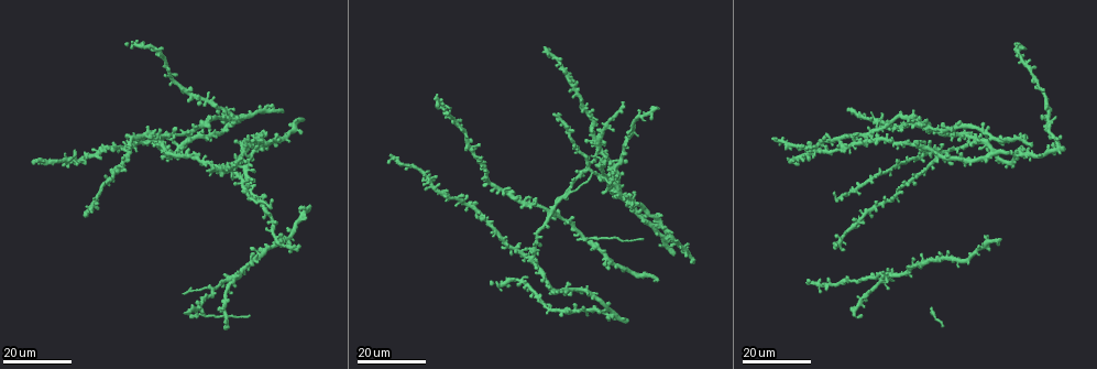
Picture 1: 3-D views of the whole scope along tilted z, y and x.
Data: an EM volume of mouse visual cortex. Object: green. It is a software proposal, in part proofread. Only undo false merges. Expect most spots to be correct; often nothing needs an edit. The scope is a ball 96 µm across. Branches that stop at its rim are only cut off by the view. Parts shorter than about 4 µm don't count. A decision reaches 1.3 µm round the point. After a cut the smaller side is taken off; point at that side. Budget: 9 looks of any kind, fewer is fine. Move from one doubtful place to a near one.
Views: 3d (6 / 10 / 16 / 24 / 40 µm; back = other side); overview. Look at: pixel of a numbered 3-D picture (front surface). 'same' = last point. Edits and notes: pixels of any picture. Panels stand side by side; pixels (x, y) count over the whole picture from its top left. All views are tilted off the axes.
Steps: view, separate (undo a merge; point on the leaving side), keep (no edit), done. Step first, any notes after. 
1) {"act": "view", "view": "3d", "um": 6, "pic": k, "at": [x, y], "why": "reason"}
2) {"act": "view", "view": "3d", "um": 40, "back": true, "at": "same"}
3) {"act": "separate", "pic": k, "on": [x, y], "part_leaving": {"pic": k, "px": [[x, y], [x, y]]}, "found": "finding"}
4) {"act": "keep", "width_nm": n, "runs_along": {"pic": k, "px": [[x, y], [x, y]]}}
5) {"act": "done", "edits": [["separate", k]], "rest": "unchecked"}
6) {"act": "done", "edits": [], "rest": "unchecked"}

{"act": "view", "view": "3d", "um": 16, "pic": 1, "at": [599, 239], "why": "sudden change in width"}

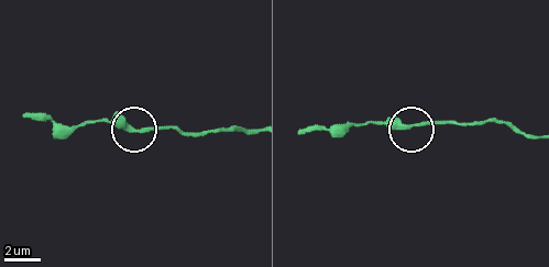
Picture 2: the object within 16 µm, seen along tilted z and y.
{"act": "view", "view": "3d", "um": 6, "pic": 2, "at": [414, 123]}

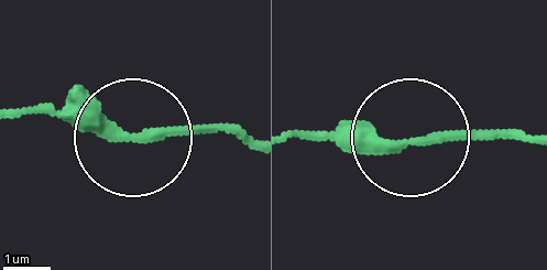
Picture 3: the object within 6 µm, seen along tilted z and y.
{"act": "keep", "width_nm": 240, "found": "continuous, no second cell"}

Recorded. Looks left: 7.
{"act": "view", "view": "3d", "um": 24, "pic": 1, "at": [639, 204]}

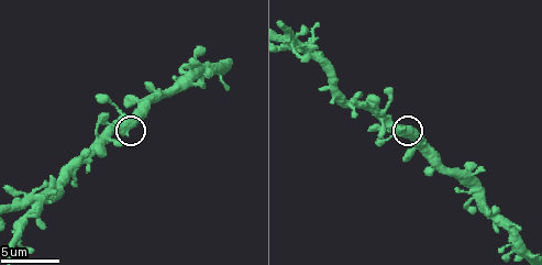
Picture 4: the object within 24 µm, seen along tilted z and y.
{"act": "view", "view": "3d", "um": 10, "pic": 4, "at": [403, 129]}

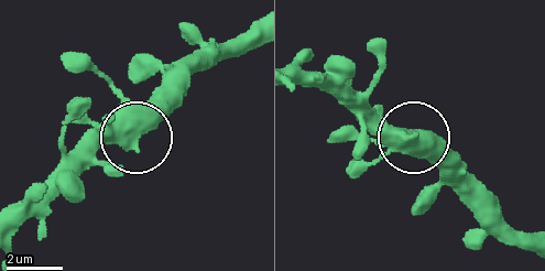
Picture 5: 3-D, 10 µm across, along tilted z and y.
{"act": "keep", "width_nm": 640, "found": "all the same cell"}

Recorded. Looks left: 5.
{"act": "view", "view": "3d", "um": 6, "pic": 4, "at": [299, 40], "why": "thin arm on a thick one"}

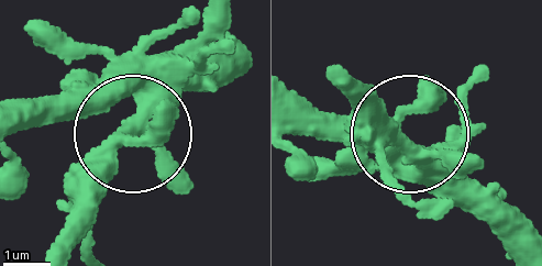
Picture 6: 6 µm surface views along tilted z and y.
{"act": "keep", "arms": 4, "found": "all the same cell"}

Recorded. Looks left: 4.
{"act": "view", "view": "3d", "um": 16, "pic": 1, "at": [592, 175], "why": "three-way junction"}

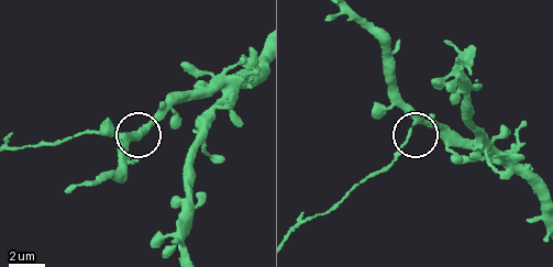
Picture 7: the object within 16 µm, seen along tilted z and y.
{"act": "view", "view": "3d", "um": 10, "pic": 7, "at": [413, 124], "why": "zoom in"}

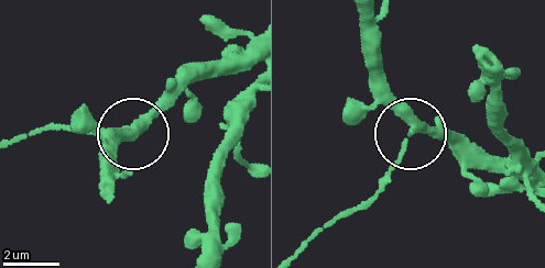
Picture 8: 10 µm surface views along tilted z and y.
{"act": "separate", "pic": 8, "on": [393, 169], "part_leaving": {"pic": 8, "px": [[409, 136], [378, 192], [297, 247]]}, "found": "a second cell is stuck on"}

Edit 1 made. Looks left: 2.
{"act": "done", "edits": [["separate", 8]], "rest": "unchecked"}

